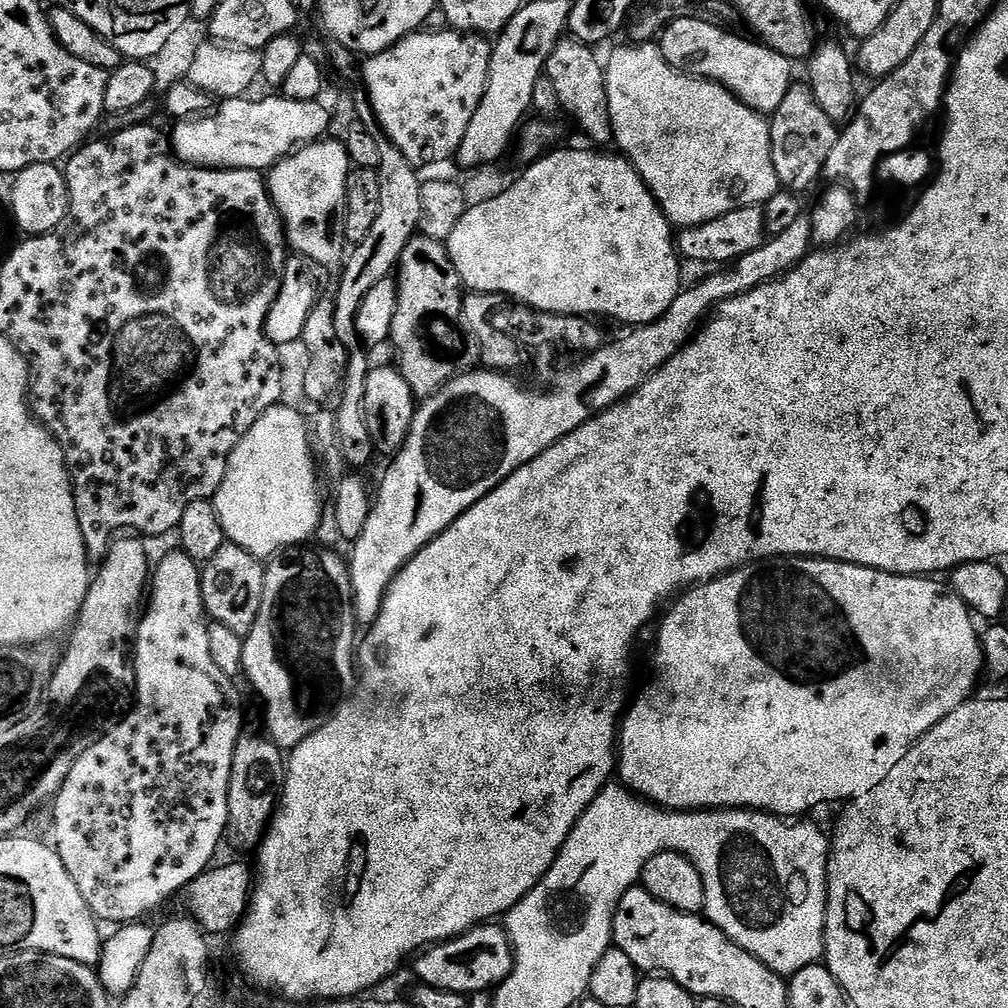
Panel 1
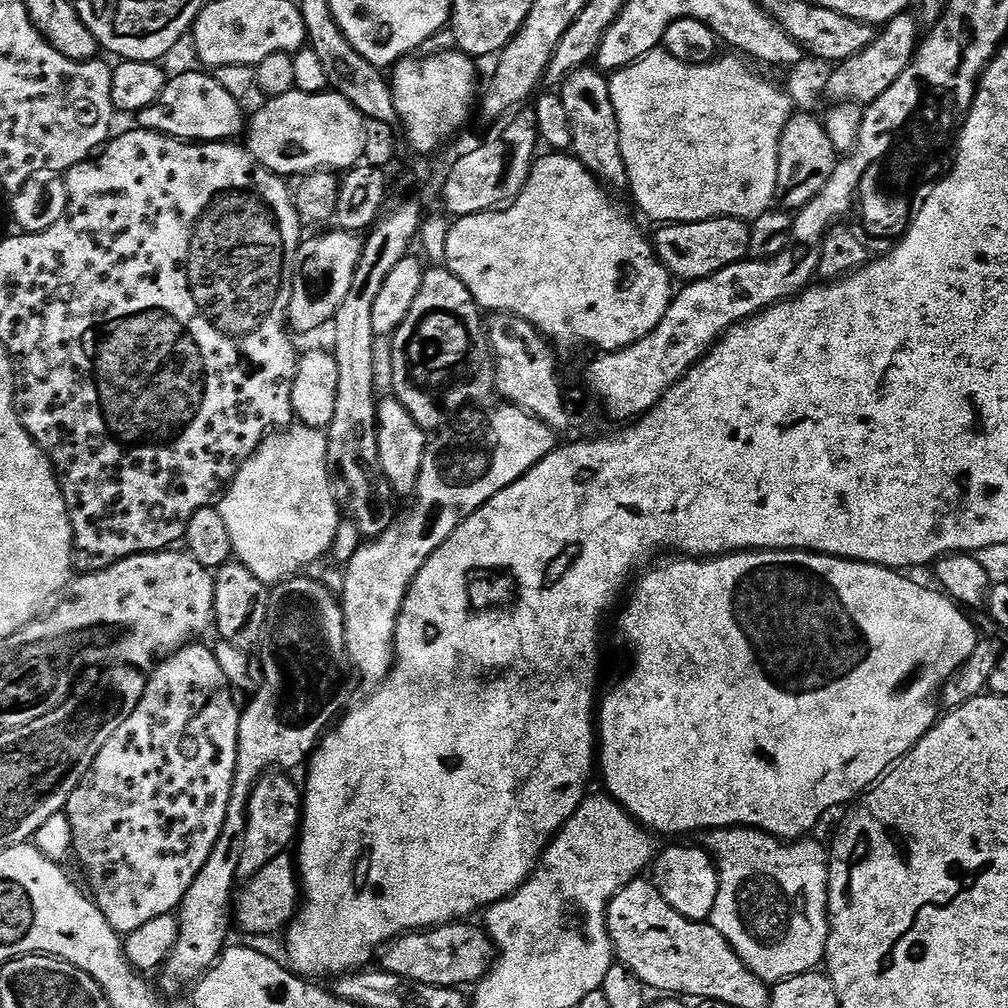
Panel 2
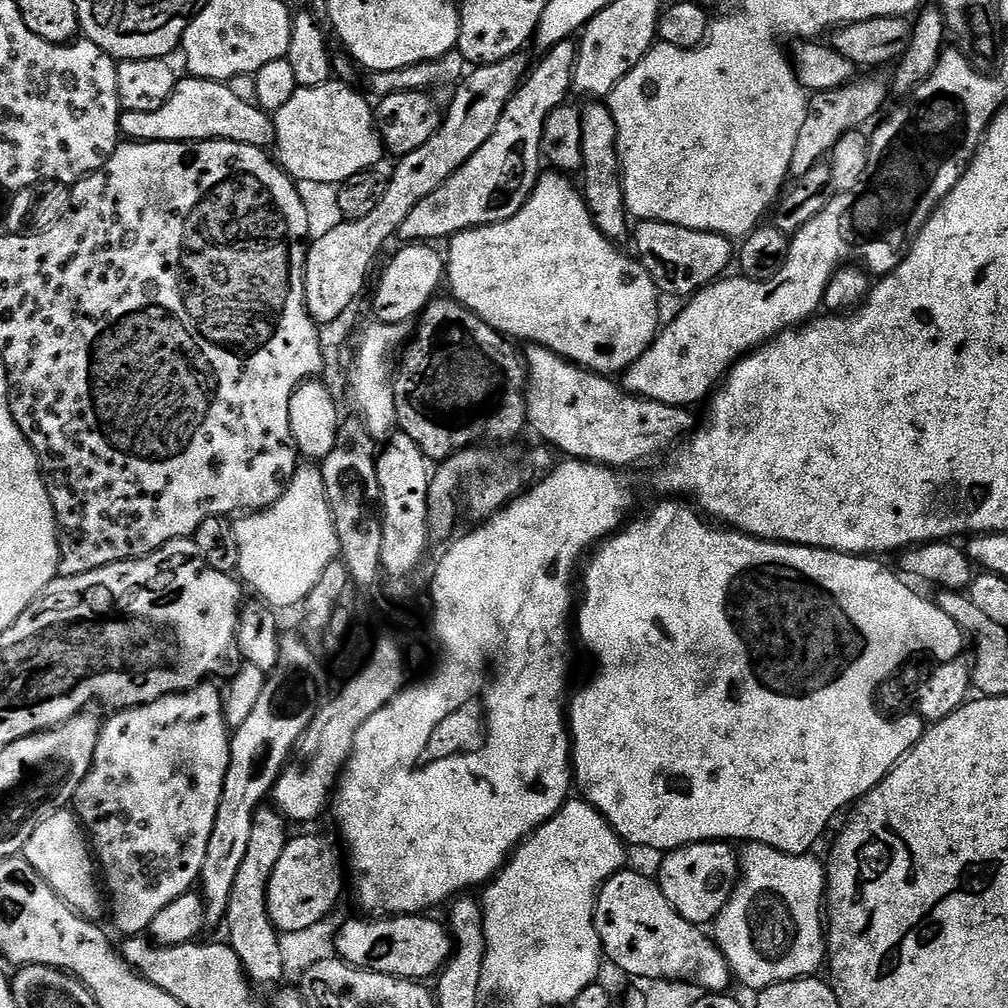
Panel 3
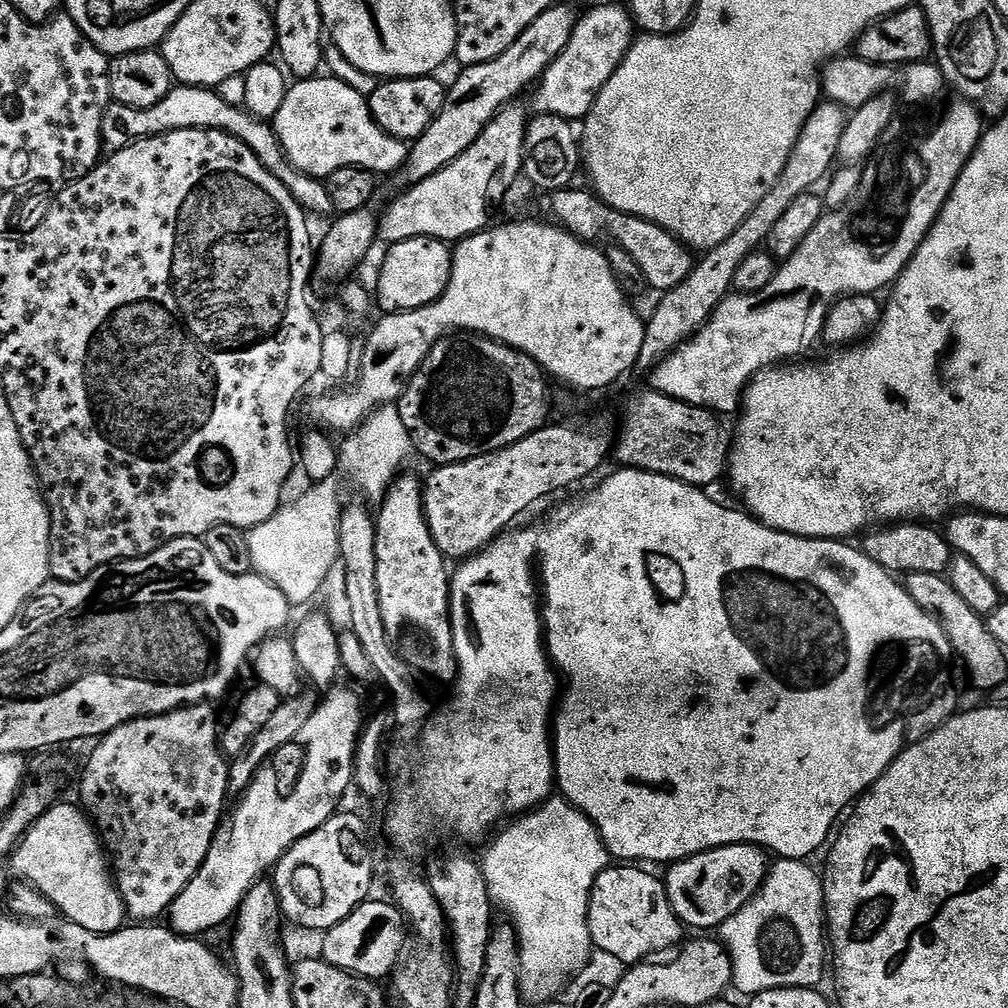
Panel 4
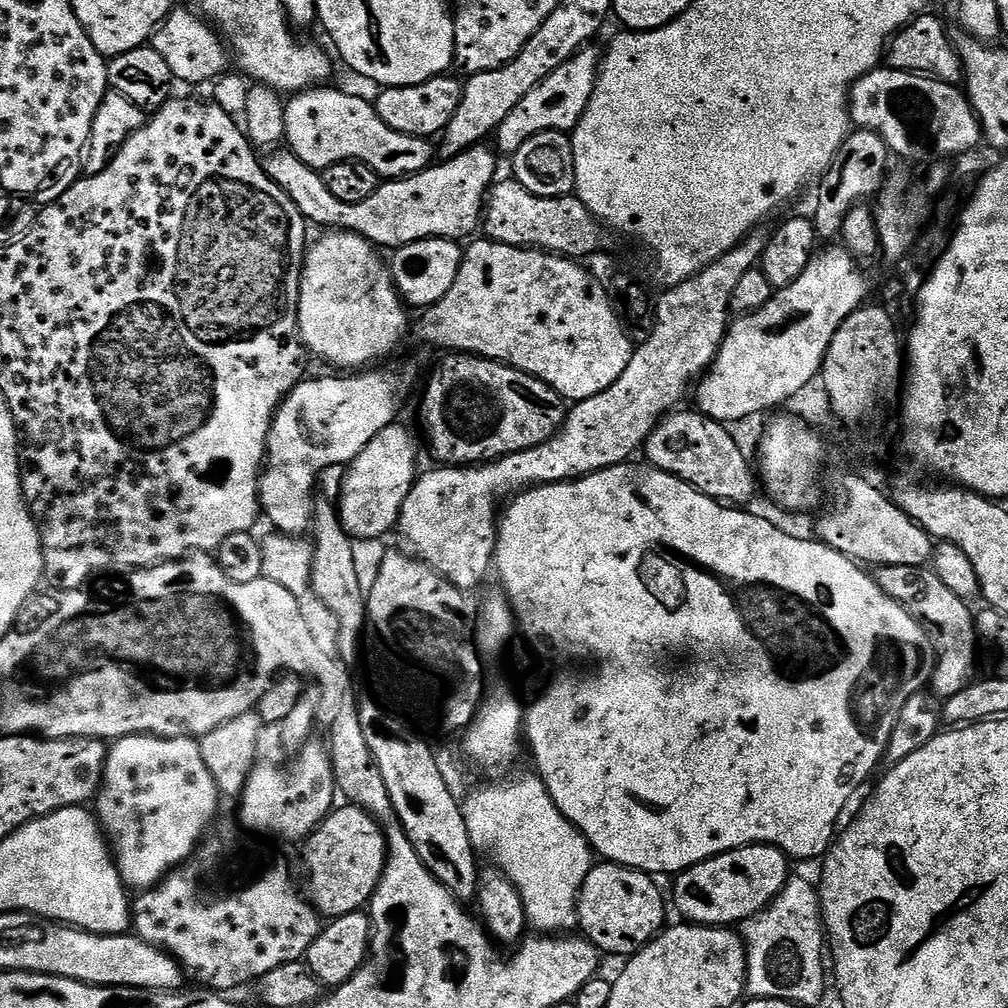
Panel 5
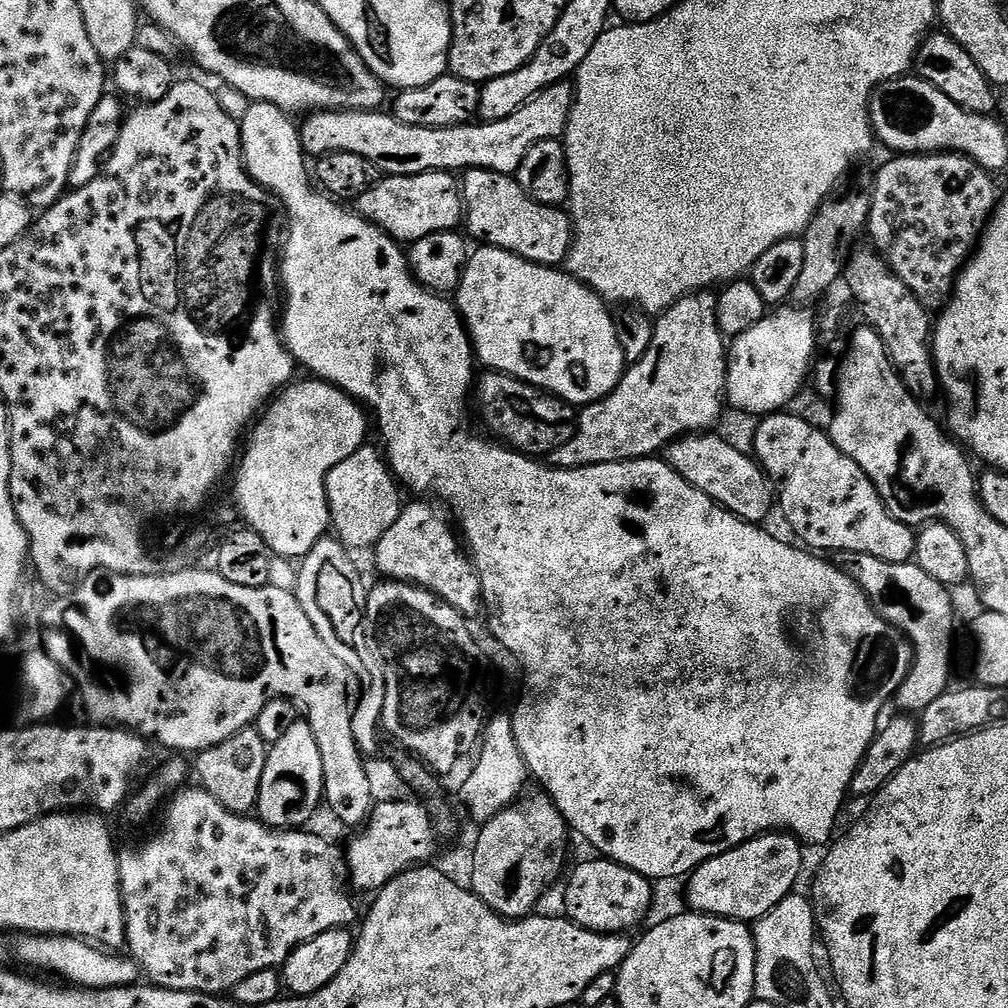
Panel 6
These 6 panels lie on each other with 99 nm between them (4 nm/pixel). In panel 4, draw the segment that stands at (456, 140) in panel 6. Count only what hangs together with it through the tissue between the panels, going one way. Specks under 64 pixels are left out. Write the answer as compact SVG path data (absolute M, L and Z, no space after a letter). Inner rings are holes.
M600 4L590 9L585 16L583 13L570 34L566 50L562 50L560 57L538 81L535 89L537 113L561 116L571 122L583 121L606 82L610 82L614 70L622 66L626 54L632 49L633 39L634 21L627 7ZM320 79L296 80L274 121L276 137L292 167L317 178L326 178L343 168L364 168L377 174L399 173L408 160L409 145L378 127L366 97L346 82Z

